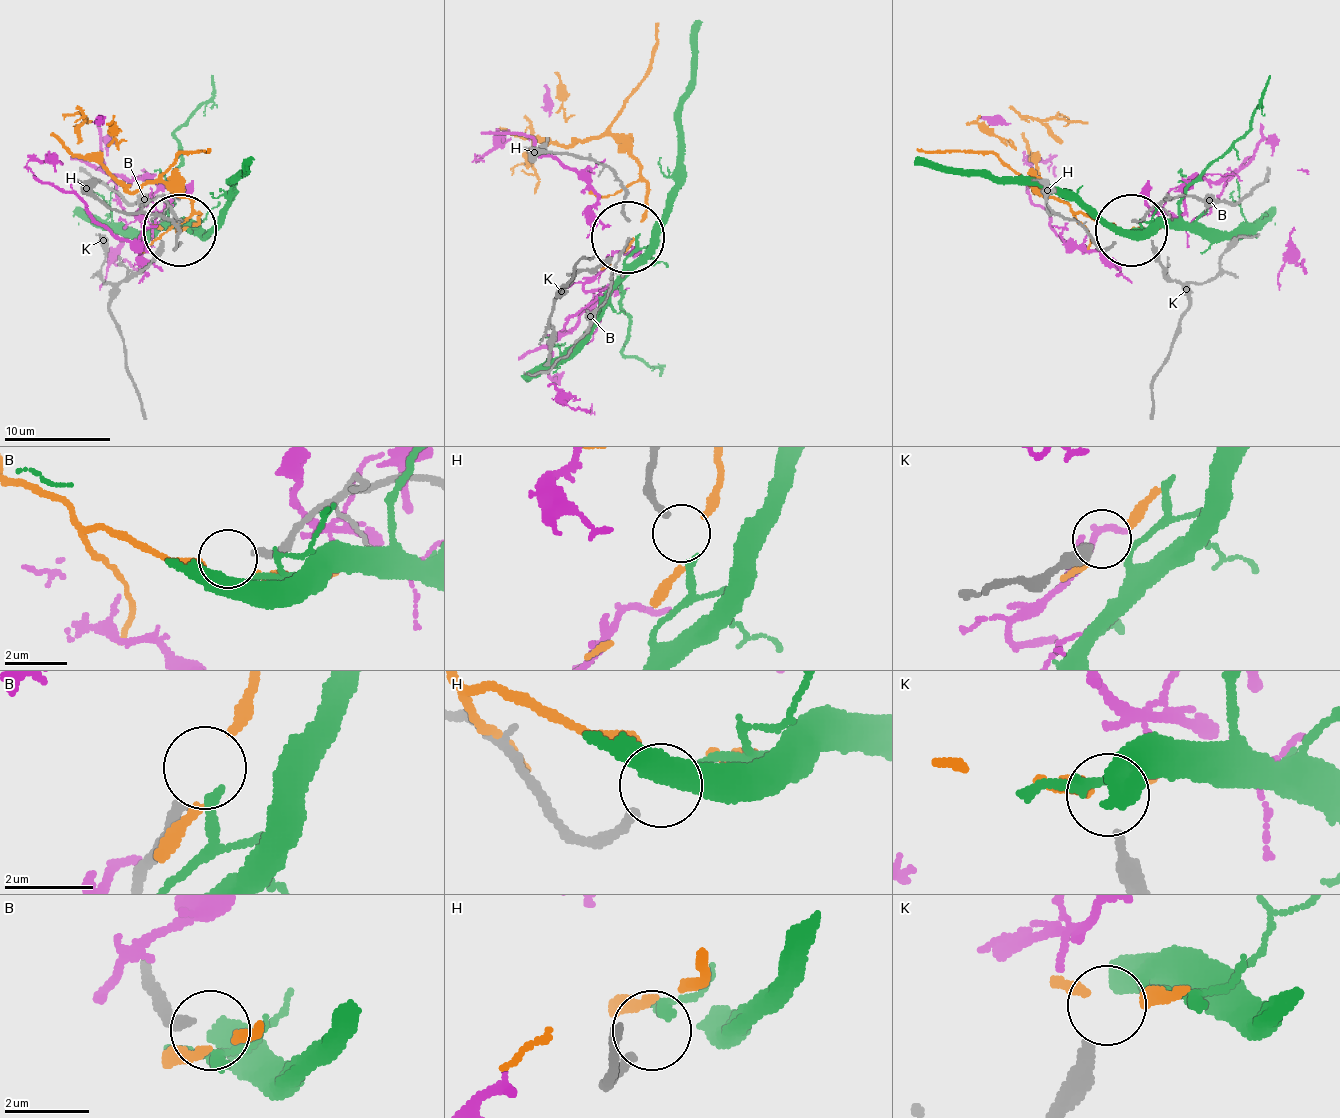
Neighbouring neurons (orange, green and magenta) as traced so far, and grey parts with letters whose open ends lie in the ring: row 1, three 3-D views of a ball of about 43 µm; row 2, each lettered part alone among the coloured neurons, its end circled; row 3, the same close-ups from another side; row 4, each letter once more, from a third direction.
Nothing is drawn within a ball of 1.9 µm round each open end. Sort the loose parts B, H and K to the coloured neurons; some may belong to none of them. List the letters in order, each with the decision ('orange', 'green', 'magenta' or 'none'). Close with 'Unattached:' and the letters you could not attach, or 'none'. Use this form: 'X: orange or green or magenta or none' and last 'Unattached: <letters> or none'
B: none
H: green
K: none
Unattached: B, K

